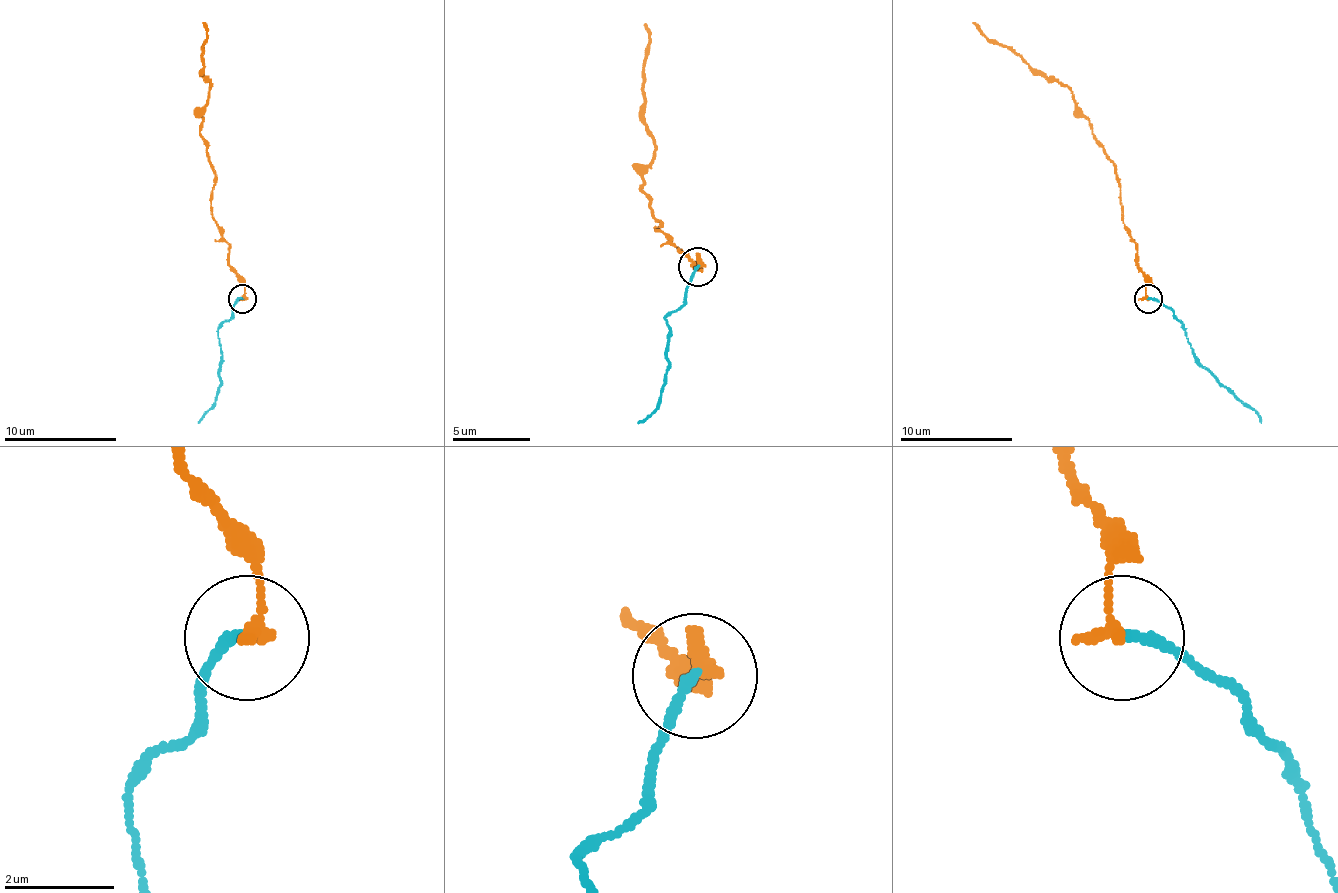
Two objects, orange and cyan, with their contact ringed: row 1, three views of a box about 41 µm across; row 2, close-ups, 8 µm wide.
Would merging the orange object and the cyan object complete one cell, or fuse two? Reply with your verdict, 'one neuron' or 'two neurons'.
one neuron

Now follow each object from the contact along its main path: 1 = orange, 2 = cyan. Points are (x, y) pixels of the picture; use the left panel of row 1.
1: (241, 296), (244, 280), (213, 218), (216, 170), (201, 136), (210, 85), (201, 23)
2: (241, 299), (221, 325), (221, 384), (216, 403), (199, 423)

